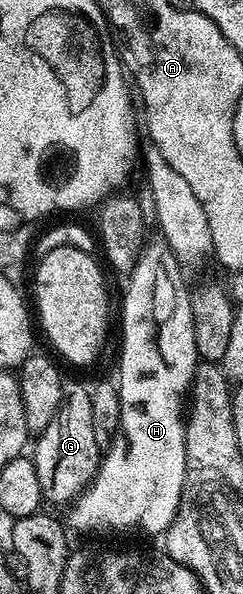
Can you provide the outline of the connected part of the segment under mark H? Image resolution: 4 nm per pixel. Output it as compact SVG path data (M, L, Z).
M163 240L158 242L148 241L139 251L139 258L135 261L135 267L126 275L127 287L123 290L123 339L119 342L119 399L121 400L121 416L119 417L118 433L123 434L123 459L118 462L115 458L104 457L99 464L99 471L95 478L87 486L86 490L70 503L65 522L72 531L80 530L83 534L99 534L102 530L144 530L147 534L162 535L171 526L175 513L181 500L181 492L185 484L185 472L187 471L187 427L185 425L185 399L188 397L191 384L195 380L195 367L201 359L197 352L195 333L193 332L193 312L191 311L191 296L188 283L183 283L183 274L179 271L181 262L175 257L173 251Z

